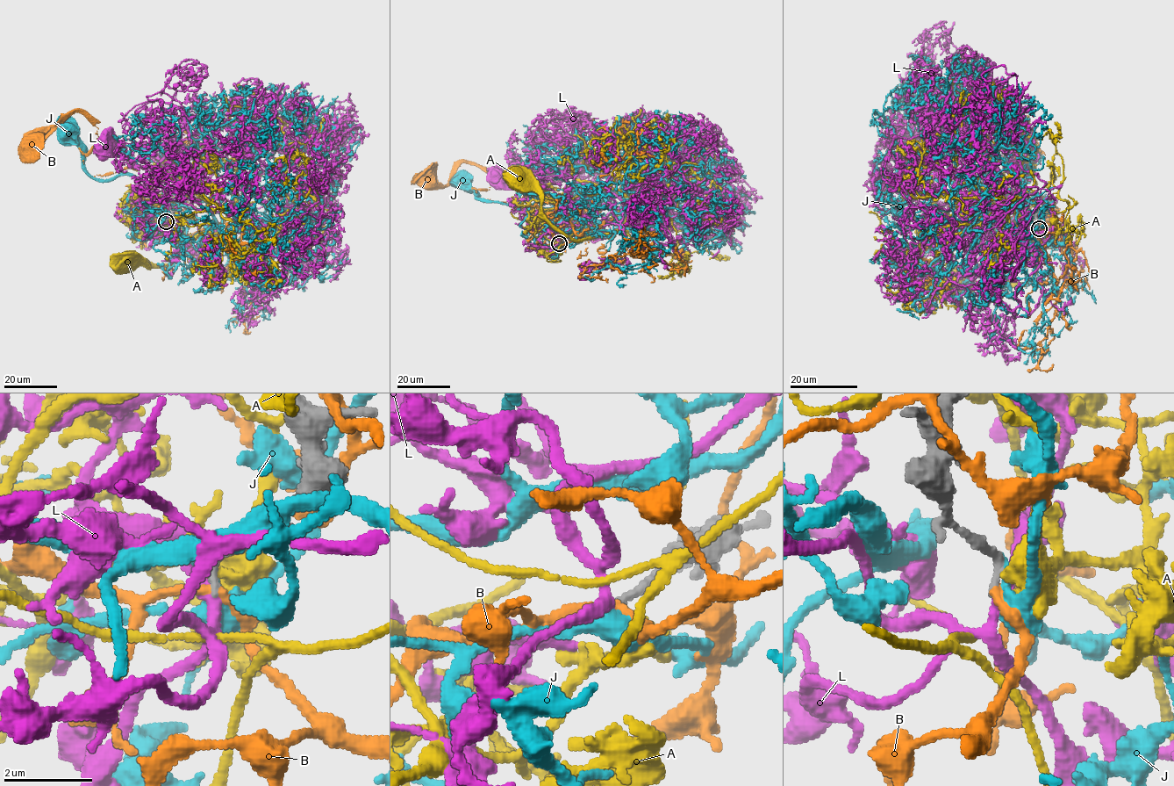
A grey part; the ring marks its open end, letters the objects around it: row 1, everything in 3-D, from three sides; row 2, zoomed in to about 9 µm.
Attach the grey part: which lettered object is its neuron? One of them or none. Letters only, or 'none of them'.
L

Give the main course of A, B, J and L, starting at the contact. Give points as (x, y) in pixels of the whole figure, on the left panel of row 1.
A: (166, 220), (142, 249), (143, 227), (189, 195), (238, 202), (171, 263), (123, 263)
B: (166, 221), (183, 212), (161, 205), (147, 169), (94, 176), (83, 163), (98, 128), (82, 114), (36, 138)
J: (166, 219), (178, 208), (211, 229), (213, 213), (249, 190), (189, 199), (126, 175), (96, 180), (68, 128)
L: (166, 221), (208, 225), (230, 247), (241, 198), (216, 183), (169, 181), (106, 144)

